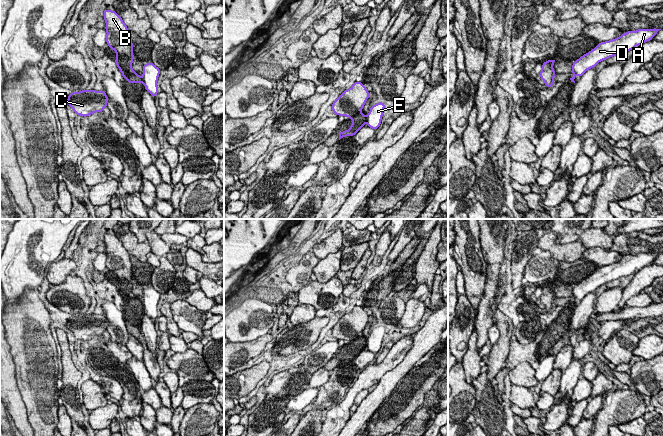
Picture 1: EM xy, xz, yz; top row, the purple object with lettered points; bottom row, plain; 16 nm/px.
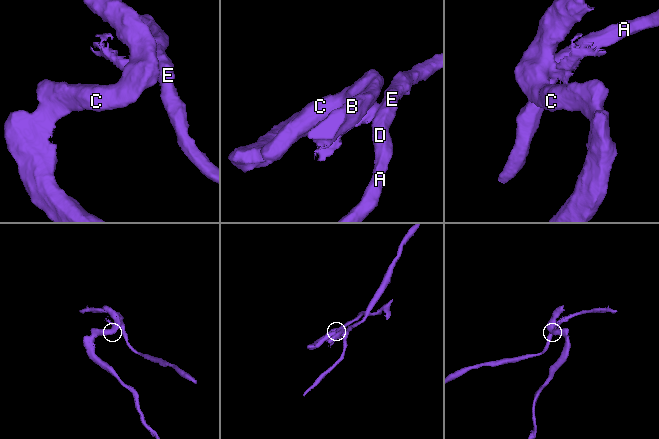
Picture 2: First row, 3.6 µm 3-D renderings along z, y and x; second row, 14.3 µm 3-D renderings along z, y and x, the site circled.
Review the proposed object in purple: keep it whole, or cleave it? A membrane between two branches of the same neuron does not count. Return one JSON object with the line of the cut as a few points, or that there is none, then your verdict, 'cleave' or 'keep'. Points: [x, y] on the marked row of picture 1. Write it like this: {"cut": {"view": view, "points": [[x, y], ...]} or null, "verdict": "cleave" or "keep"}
{"cut": {"view": "xy", "points": [[141, 78], [143, 81]]}, "verdict": "cleave"}

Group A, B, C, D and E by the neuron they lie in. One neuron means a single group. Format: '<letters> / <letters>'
A D E / B C

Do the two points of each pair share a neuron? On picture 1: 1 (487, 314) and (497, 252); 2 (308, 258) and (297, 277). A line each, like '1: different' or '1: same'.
1: same
2: same

